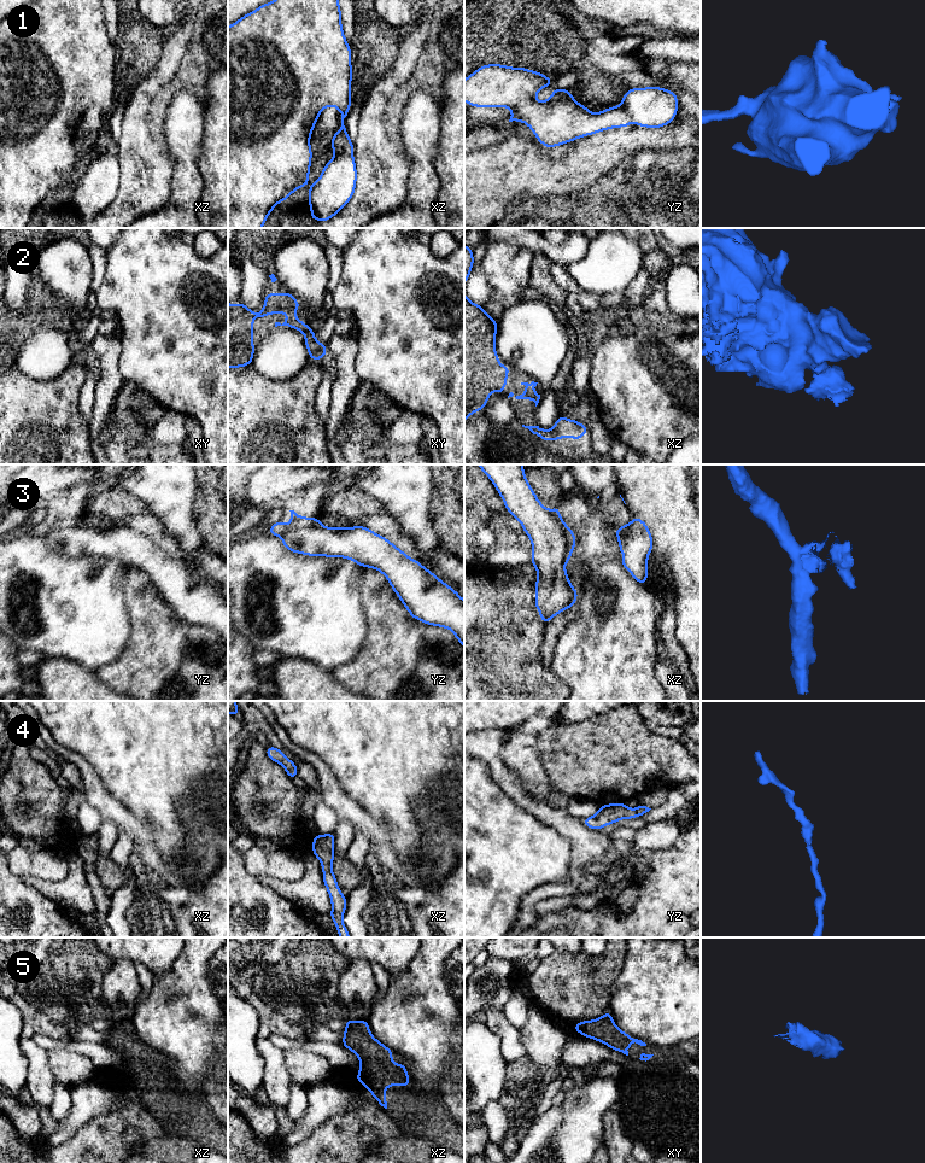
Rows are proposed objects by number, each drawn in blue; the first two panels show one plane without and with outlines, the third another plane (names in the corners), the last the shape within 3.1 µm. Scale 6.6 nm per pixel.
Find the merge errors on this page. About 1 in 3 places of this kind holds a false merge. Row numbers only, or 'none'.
1, 3

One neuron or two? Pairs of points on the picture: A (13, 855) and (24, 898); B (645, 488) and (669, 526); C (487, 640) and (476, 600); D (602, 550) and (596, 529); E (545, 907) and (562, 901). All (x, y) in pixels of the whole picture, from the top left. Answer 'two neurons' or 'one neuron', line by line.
A: two neurons
B: one neuron
C: one neuron
D: one neuron
E: one neuron

